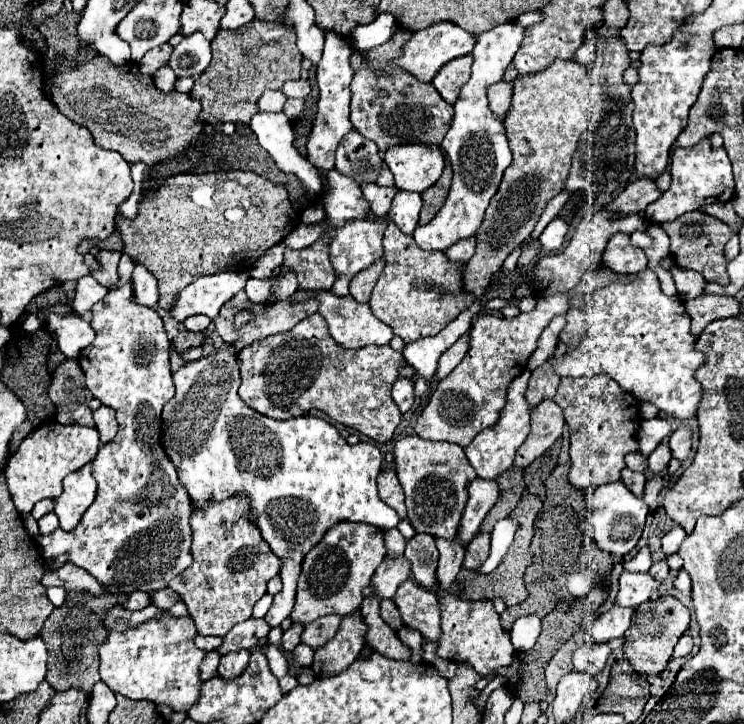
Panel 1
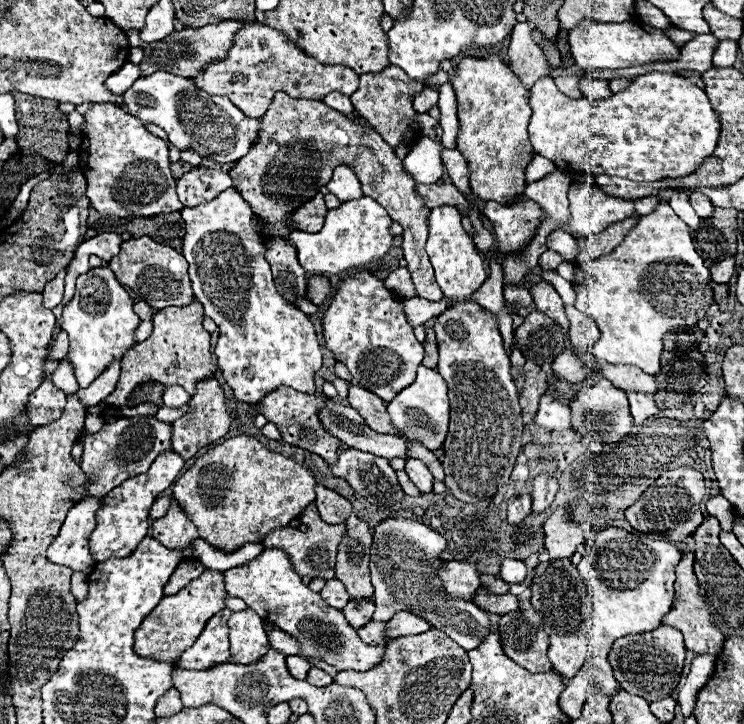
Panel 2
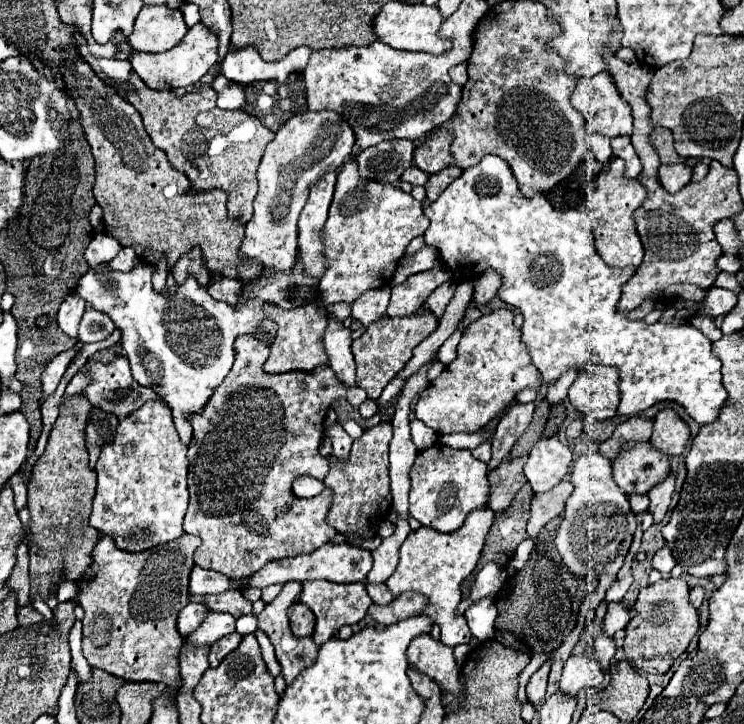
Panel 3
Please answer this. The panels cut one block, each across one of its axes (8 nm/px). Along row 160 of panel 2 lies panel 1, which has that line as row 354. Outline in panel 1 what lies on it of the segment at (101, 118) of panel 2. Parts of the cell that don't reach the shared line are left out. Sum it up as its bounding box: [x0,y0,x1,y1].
[38,284,192,592]

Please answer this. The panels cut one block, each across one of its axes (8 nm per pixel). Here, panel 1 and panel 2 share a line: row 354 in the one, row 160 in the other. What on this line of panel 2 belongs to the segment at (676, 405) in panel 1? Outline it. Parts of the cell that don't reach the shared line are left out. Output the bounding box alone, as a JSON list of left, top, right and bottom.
[528,72,720,182]

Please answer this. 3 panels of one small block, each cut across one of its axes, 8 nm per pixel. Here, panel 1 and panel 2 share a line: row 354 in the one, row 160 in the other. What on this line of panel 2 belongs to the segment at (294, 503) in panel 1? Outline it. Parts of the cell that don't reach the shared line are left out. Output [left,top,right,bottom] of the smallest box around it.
[124,72,258,164]

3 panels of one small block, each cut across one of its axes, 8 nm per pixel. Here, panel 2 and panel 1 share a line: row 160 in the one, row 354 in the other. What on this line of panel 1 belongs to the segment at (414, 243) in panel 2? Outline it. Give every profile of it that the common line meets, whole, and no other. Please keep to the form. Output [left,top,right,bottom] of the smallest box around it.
[238,314,406,442]

